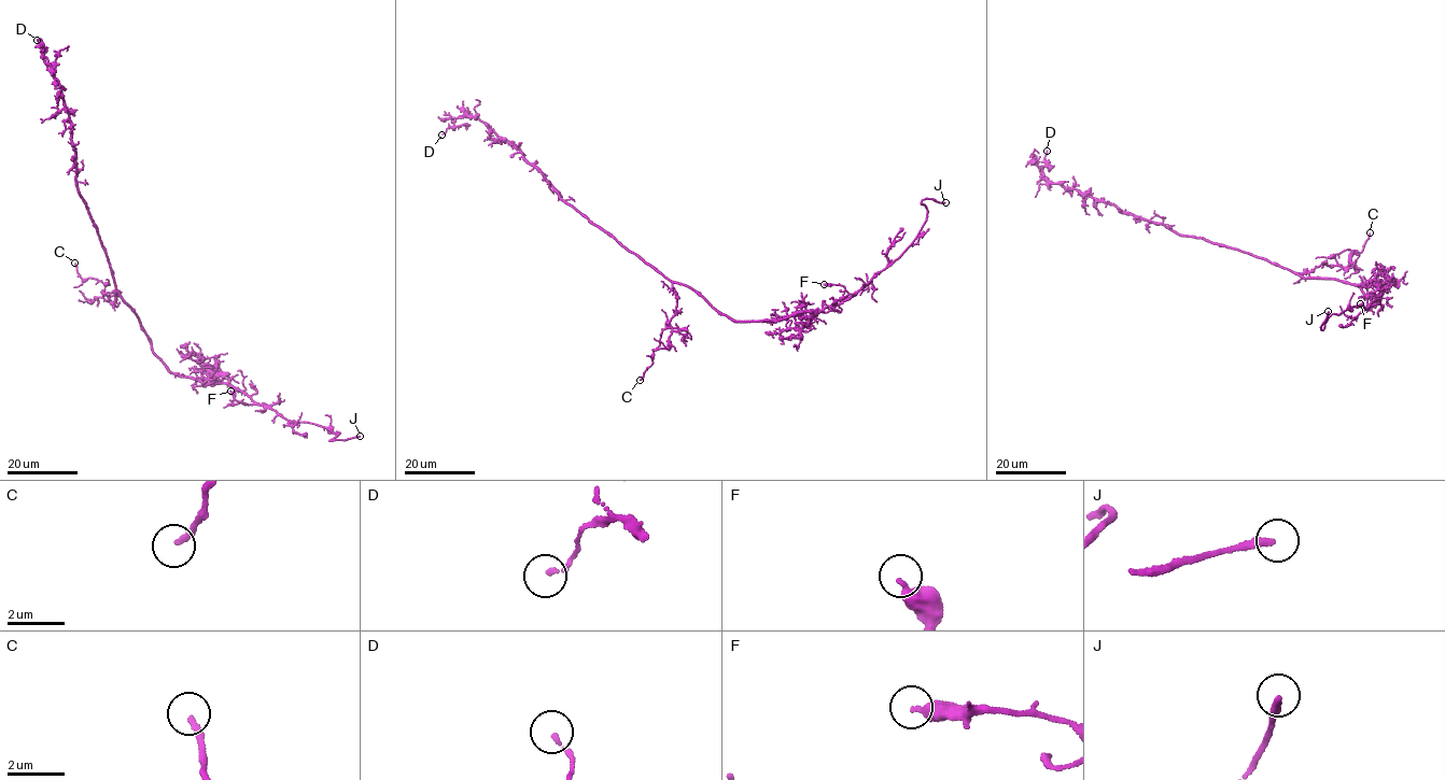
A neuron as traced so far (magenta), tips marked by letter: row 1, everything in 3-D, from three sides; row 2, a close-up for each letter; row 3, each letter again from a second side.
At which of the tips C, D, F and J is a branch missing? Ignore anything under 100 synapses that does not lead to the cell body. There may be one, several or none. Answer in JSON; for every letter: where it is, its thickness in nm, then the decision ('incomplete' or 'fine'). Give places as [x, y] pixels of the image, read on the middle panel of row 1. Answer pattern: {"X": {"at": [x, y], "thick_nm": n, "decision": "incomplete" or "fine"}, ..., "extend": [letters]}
{"C": {"at": [640, 380], "thick_nm": 190, "decision": "fine"}, "D": {"at": [442, 135], "thick_nm": 140, "decision": "fine"}, "F": {"at": [824, 284], "thick_nm": 320, "decision": "fine"}, "J": {"at": [945, 202], "thick_nm": 260, "decision": "incomplete"}, "extend": ["J"]}

